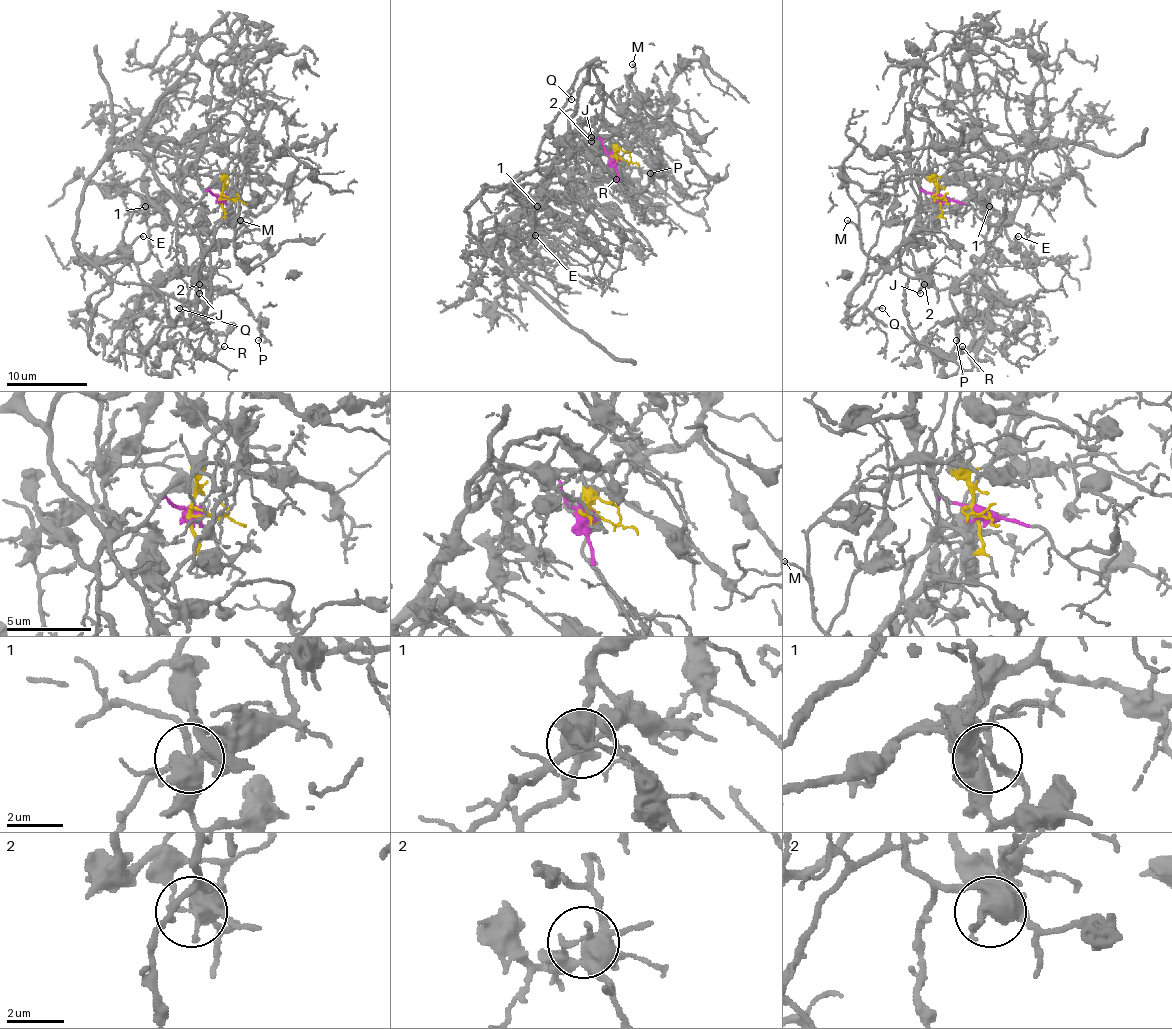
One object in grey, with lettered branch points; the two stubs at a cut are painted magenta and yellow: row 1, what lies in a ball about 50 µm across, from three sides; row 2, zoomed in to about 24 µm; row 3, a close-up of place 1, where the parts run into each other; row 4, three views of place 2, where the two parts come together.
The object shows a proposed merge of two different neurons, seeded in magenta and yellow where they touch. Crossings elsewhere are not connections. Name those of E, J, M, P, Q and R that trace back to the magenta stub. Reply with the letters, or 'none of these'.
M, P, R

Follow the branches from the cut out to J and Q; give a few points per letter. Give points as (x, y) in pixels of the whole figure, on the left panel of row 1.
J: (224, 199), (224, 215), (200, 247), (202, 263), (200, 257), (192, 265), (200, 293)
Q: (224, 199), (224, 215), (210, 231), (188, 227), (178, 235), (196, 285), (194, 318), (186, 324), (180, 308)

